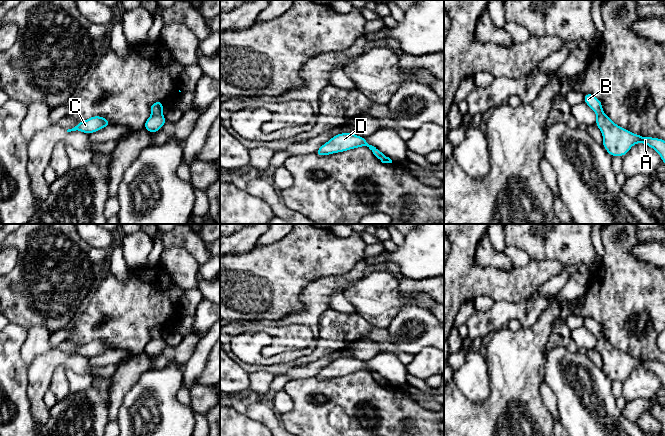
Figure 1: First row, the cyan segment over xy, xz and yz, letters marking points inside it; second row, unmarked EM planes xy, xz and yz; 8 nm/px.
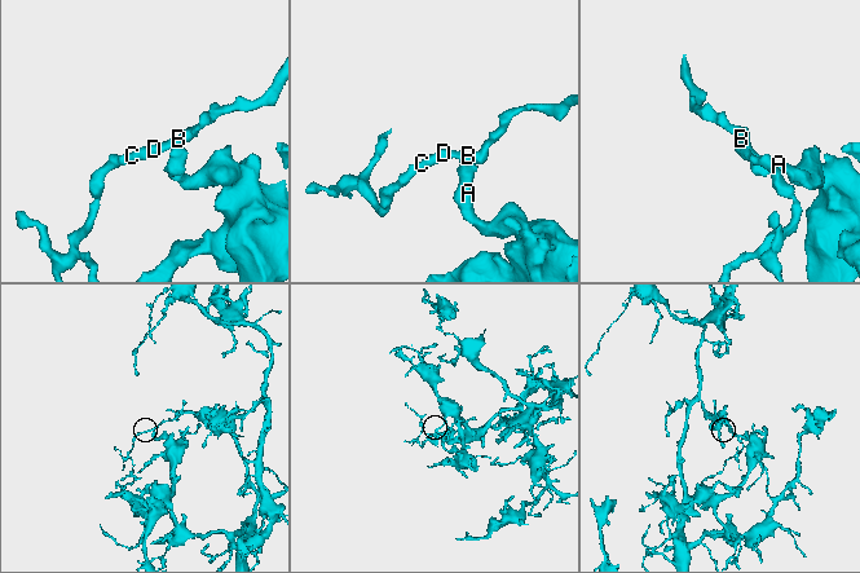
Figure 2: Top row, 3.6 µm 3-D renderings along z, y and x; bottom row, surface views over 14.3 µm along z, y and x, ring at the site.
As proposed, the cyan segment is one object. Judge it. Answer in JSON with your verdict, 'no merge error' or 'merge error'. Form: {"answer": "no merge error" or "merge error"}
{"answer": "merge error"}

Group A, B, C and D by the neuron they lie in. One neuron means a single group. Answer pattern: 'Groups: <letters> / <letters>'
Groups: A / B C D

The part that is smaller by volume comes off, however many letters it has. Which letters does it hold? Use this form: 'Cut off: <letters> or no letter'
Cut off: B, C, D

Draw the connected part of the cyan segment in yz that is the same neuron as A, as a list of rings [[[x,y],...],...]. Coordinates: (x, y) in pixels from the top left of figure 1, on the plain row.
[[[605,337],[598,339],[595,348],[602,356],[603,371],[612,381],[623,381],[634,368],[644,367],[653,372],[665,388],[665,365],[663,363],[634,358],[615,348]]]

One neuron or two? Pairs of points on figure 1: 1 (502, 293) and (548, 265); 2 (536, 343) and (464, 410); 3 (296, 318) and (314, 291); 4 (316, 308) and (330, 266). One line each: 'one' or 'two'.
1: one
2: one
3: one
4: two

